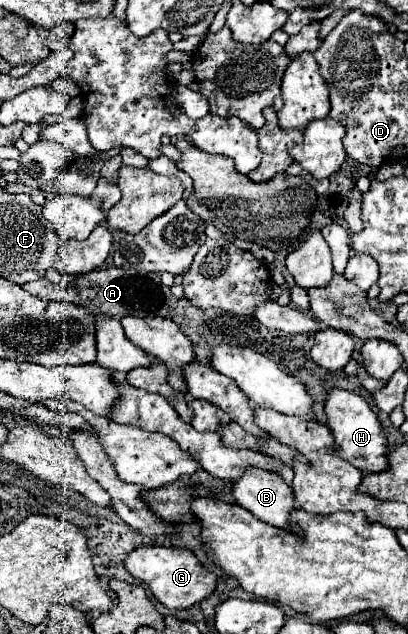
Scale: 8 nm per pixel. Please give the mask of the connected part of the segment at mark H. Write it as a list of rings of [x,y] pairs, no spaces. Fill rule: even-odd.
[[[333,388],[325,402],[325,414],[327,414],[327,426],[331,428],[335,436],[335,454],[339,454],[347,462],[351,462],[355,468],[365,470],[365,472],[385,472],[387,470],[389,442],[383,432],[381,420],[371,410],[365,398],[361,398],[359,394],[347,392],[347,390]]]

